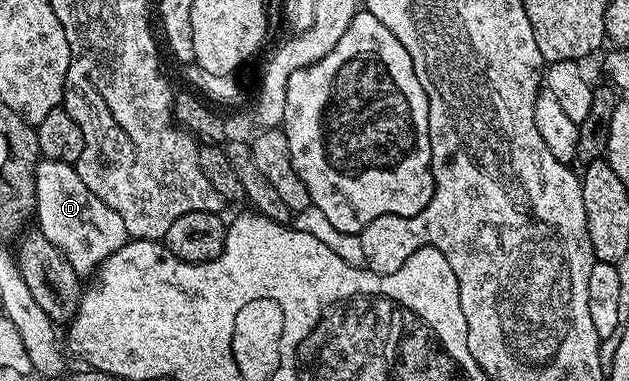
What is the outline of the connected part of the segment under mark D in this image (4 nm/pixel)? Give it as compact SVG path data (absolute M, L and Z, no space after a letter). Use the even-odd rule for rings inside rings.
M39 161L34 173L34 191L36 192L34 213L36 223L38 222L37 229L68 258L68 263L72 264L72 268L79 276L93 275L96 267L105 262L106 257L113 250L120 249L128 241L124 220L120 220L120 216L116 216L116 212L112 212L112 208L108 208L108 204L104 204L104 200L100 200L100 196L96 196L90 191L88 184L84 184L84 180L80 180L77 169L71 163Z

